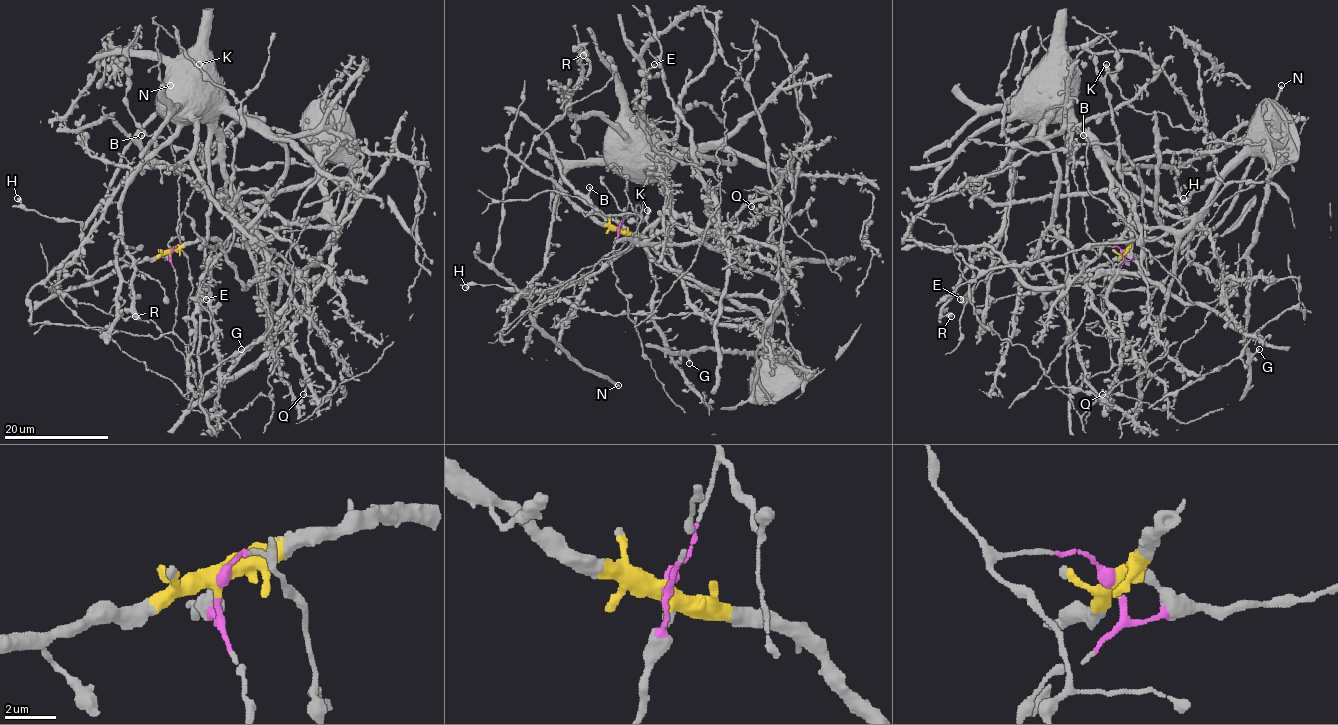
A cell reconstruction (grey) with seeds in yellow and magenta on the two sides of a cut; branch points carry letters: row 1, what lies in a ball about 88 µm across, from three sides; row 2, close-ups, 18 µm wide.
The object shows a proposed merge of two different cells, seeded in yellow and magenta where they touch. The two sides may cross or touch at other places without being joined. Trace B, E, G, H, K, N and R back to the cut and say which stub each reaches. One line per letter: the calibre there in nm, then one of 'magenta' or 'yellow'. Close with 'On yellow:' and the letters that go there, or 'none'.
B: 280 nm thick; yellow
E: 440 nm thick; yellow
G: 200 nm thick; yellow
H: 480 nm thick; yellow
K: 550 nm thick; yellow
N: 440 nm thick; yellow
R: 550 nm thick; magenta
On yellow: B, E, G, H, K, N

